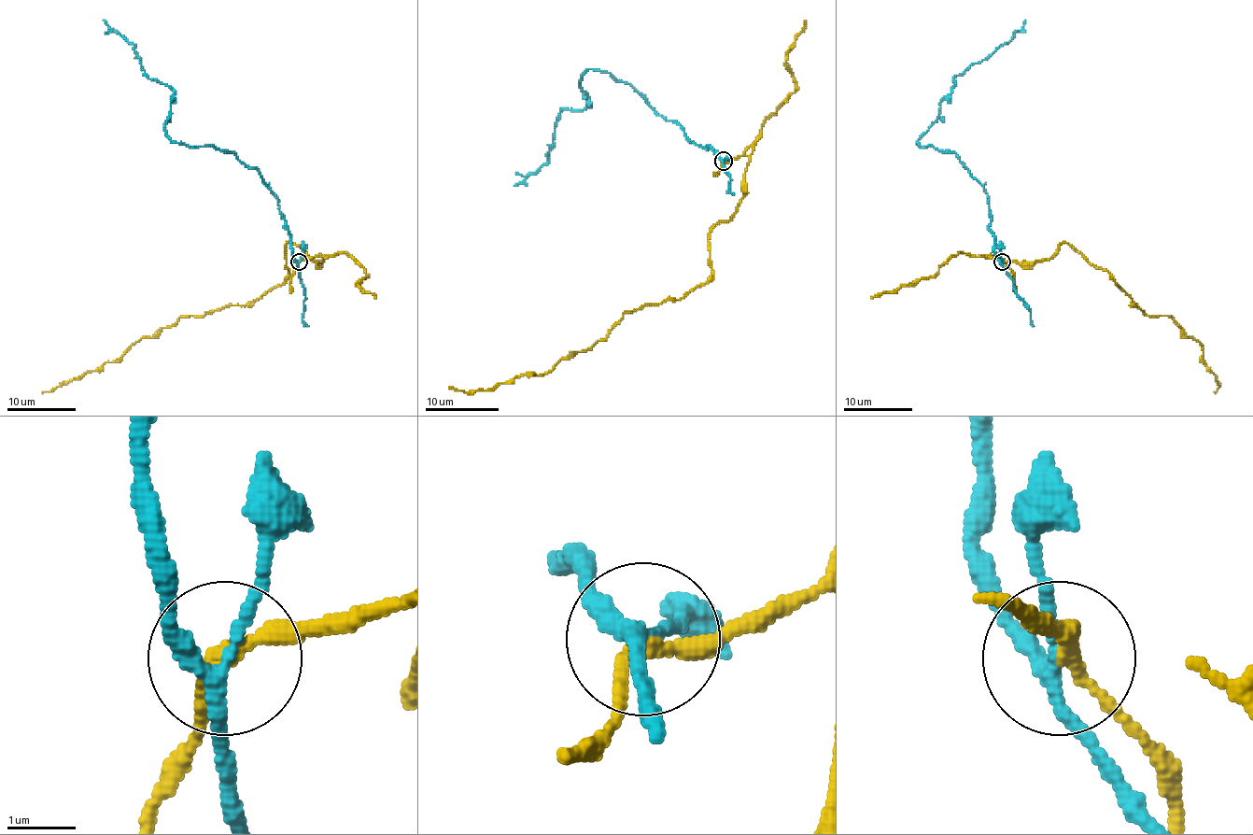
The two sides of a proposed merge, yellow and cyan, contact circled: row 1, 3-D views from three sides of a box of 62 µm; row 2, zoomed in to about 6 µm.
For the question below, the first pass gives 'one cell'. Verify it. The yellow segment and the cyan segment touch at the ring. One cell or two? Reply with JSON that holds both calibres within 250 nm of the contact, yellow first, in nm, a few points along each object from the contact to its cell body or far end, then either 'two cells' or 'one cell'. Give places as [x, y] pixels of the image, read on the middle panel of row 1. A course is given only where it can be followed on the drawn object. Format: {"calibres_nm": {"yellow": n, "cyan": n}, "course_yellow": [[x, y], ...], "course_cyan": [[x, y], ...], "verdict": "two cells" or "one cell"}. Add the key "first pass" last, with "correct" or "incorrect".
{"calibres_nm": {"yellow": 240, "cyan": 200}, "course_yellow": [[723, 161], [753, 148], [738, 211], [711, 232], [704, 285], [626, 311], [545, 374], [449, 387]], "course_cyan": [[723, 161], [630, 85], [589, 68], [581, 87], [589, 106], [560, 111], [547, 161], [513, 185]], "verdict": "two cells", "first pass": "incorrect"}

